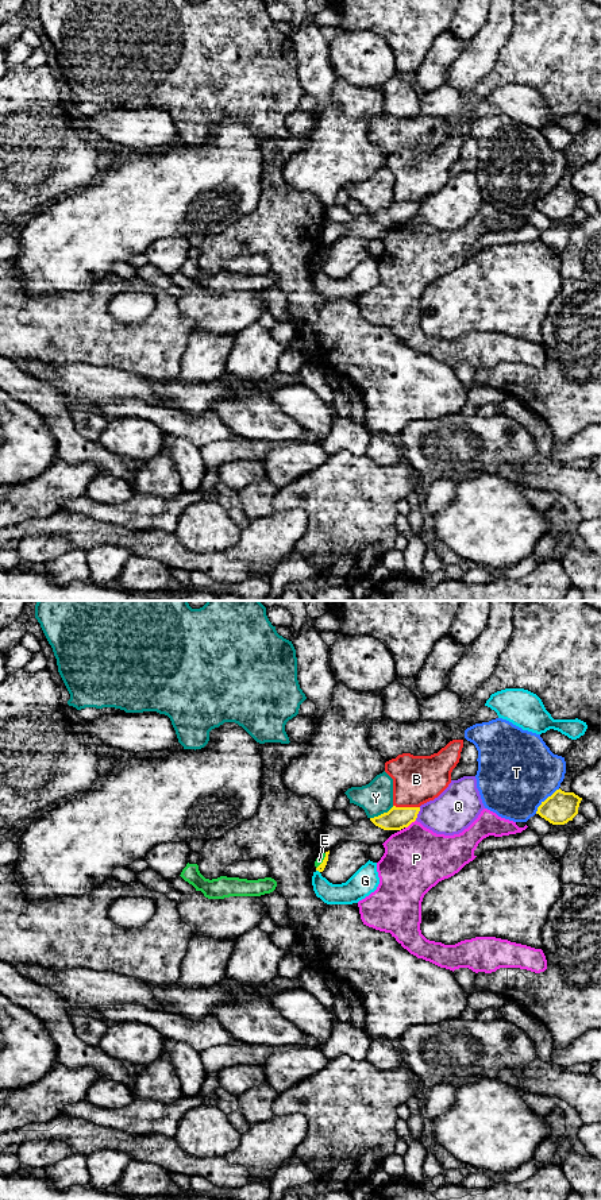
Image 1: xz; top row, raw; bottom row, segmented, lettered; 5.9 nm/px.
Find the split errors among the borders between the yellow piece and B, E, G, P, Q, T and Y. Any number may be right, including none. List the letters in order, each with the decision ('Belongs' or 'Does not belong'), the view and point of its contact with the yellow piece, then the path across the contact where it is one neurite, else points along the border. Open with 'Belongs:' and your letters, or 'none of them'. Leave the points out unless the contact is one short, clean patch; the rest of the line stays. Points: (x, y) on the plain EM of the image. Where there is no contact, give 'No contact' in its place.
Belongs: none of them
B: Does not belong. Touches yellow at xz (407, 203)
E: Does not belong. Touches yellow at xz (323, 257). Boundary: xz (326, 249), (316, 263)
G: Does not belong. Touches yellow at xz (318, 265)
P: Does not belong. Touches yellow at xz (409, 219)
Q: Does not belong. Touches yellow at xz (417, 208)
T: Does not belong. Touches yellow at xz (546, 195). Boundary: xz (559, 184), (535, 208)
Y: Does not belong. Touches yellow at xz (381, 209)

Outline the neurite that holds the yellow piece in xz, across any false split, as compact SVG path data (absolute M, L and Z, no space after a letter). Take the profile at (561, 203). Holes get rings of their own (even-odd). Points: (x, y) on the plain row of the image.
M556 185L538 202L536 209L552 220L565 220L578 209L582 193L574 188Z

